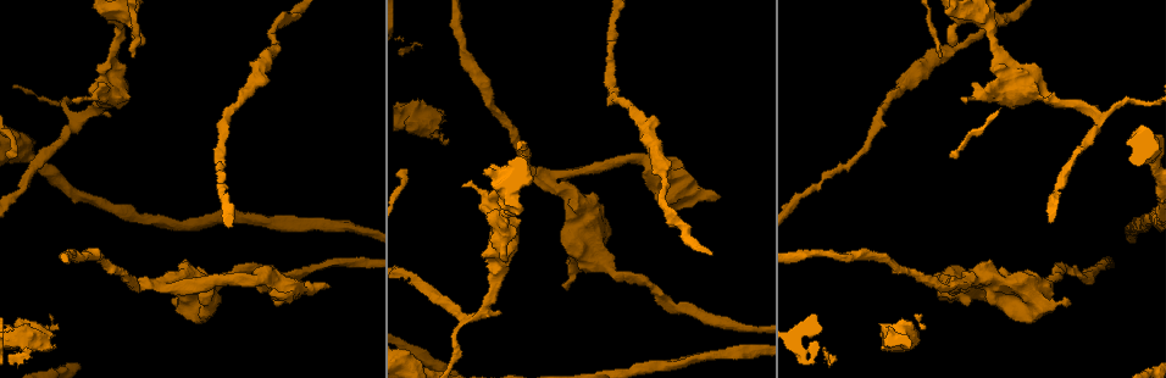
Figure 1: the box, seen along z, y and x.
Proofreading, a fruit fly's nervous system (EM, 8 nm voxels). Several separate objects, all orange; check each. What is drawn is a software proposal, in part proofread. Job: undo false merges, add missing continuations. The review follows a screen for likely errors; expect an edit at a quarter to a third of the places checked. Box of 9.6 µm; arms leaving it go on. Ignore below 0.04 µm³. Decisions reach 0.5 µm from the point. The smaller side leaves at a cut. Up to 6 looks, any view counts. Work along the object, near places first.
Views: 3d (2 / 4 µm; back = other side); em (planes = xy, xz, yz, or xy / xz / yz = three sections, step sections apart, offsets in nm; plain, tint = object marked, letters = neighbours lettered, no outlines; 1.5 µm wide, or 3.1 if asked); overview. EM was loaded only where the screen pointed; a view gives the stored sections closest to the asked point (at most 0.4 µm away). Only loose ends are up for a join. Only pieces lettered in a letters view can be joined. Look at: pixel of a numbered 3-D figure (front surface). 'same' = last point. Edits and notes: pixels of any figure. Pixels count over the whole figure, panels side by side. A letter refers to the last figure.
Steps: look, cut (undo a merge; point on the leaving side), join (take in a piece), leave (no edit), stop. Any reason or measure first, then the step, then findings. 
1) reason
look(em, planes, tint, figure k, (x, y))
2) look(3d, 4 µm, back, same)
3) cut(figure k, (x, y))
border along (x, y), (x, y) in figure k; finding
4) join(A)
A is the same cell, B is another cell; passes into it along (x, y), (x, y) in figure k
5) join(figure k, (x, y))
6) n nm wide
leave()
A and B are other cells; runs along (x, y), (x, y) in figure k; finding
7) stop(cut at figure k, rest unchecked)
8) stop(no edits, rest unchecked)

free end
look(3d, 2 µm, figure 1, (175, 303))

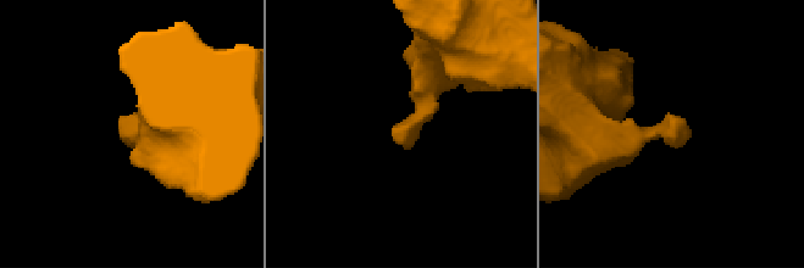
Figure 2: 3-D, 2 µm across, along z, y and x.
need the tissue
look(em, planes, letters, figure 2, (691, 133))

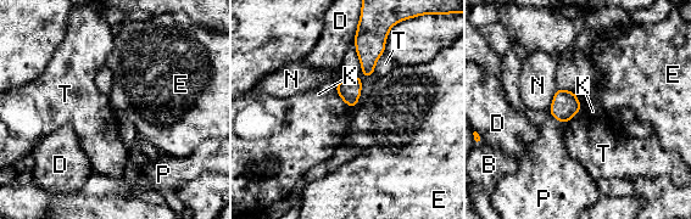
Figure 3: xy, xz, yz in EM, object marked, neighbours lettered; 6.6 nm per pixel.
leave()
B, D, E, K, N, P and T are other cells; border along (334, 93), (343, 99) in figure 3; none of them fits

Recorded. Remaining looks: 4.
branch stops here
look(3d, 4 µm, back, figure 1, (714, 200))

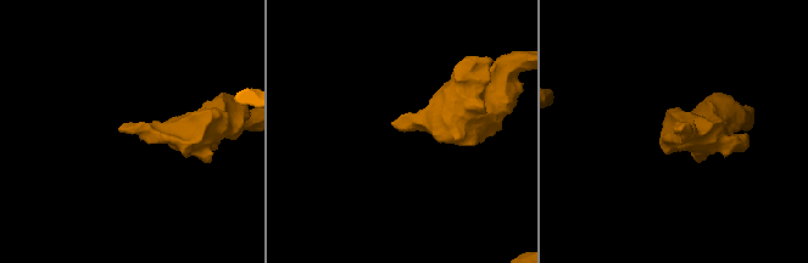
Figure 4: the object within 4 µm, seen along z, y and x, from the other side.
shape alone is not enough
look(em, planes, letters, figure 4, (675, 130))

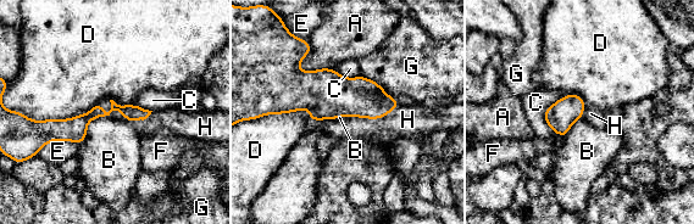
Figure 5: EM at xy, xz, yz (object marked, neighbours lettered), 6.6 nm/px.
join(H)
H is the same cell, A, B, C, D, E, F and G are other cells; passes into it along (340, 96), (372, 117), (407, 119) in figure 5; it goes on there

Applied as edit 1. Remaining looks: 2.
free end
look(3d, 4 µm, figure 1, (967, 99))

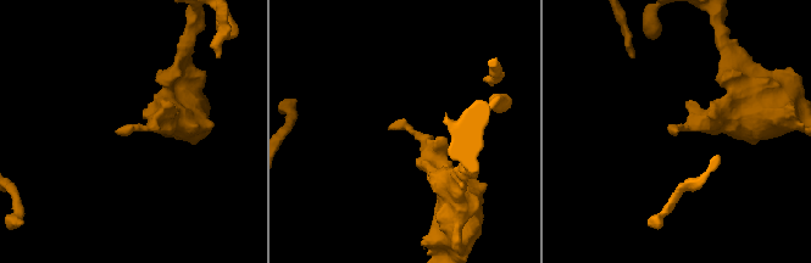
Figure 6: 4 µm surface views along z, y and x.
look(em, planes, letters, figure 6, (390, 126))

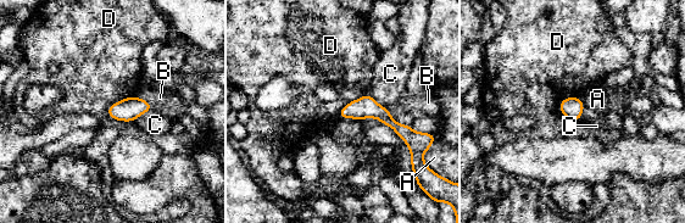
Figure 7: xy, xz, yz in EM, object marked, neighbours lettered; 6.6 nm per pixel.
leave()
A, B, C and D are other cells; runs along (341, 115), (378, 111), (411, 137) in figure 7; none of them fits

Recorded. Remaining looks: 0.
stop(join at figure 5, rest unchecked)

